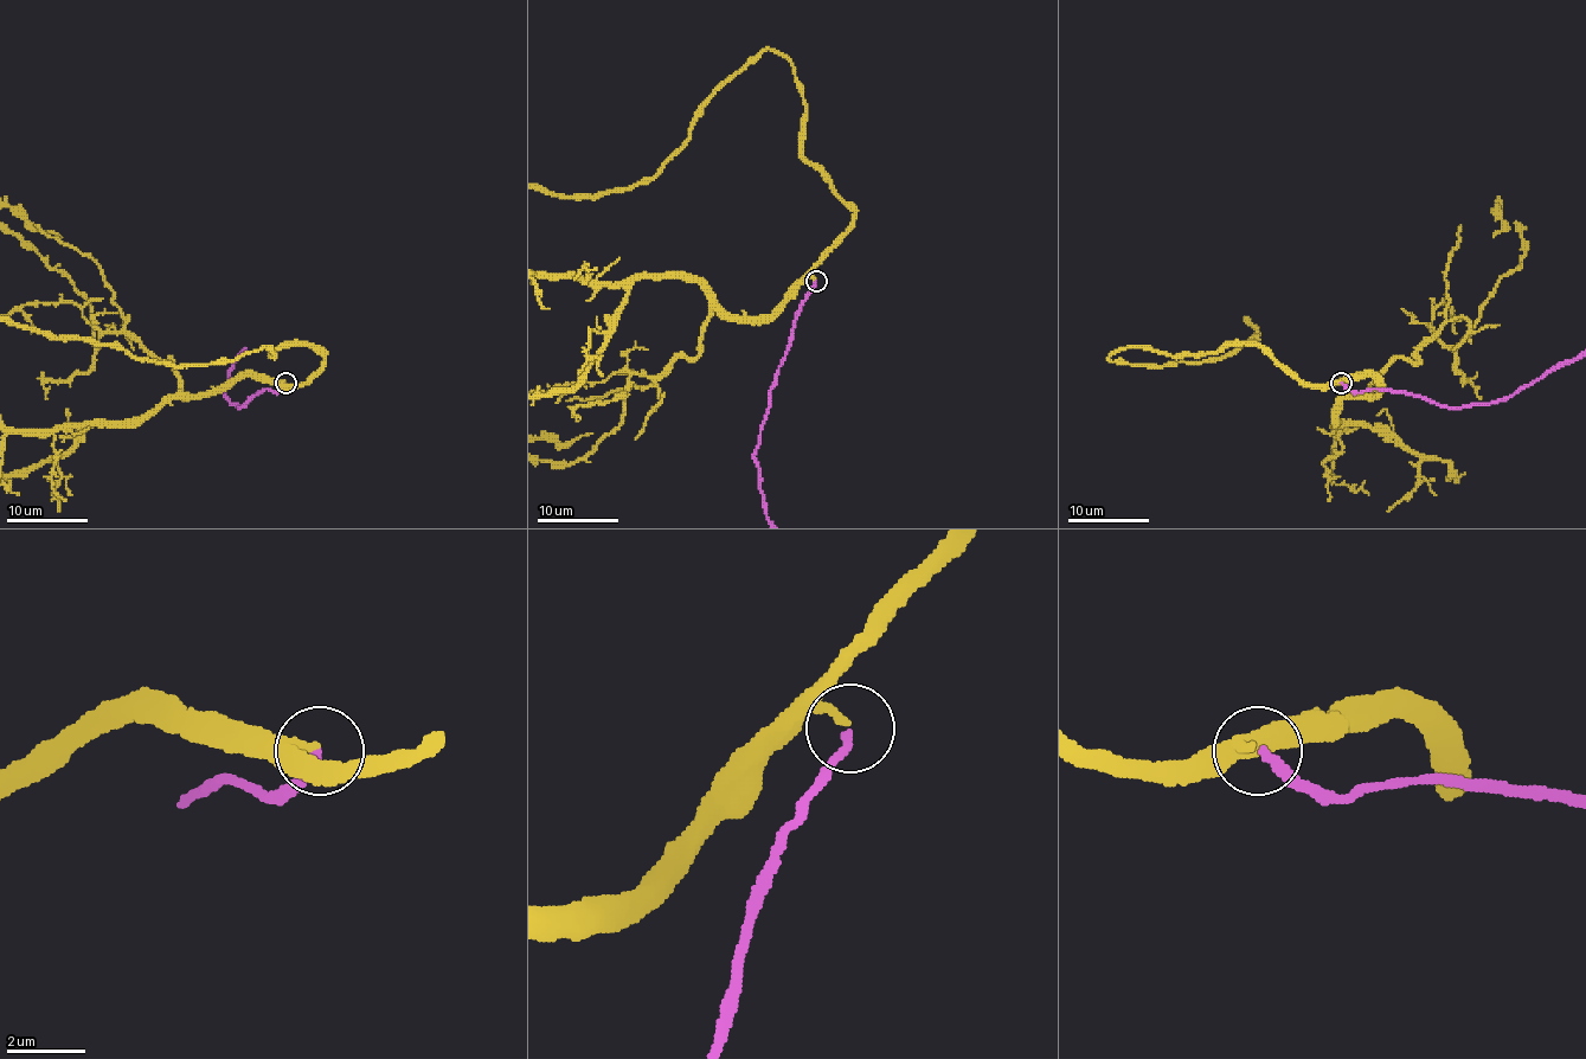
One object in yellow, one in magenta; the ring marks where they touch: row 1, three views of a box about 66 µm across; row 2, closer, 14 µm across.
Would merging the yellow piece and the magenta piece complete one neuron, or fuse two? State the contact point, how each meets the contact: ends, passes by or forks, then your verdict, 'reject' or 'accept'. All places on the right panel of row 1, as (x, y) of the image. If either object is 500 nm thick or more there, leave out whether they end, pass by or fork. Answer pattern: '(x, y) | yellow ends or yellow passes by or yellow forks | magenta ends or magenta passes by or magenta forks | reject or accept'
(1341, 383) | yellow ends | magenta ends | accept

